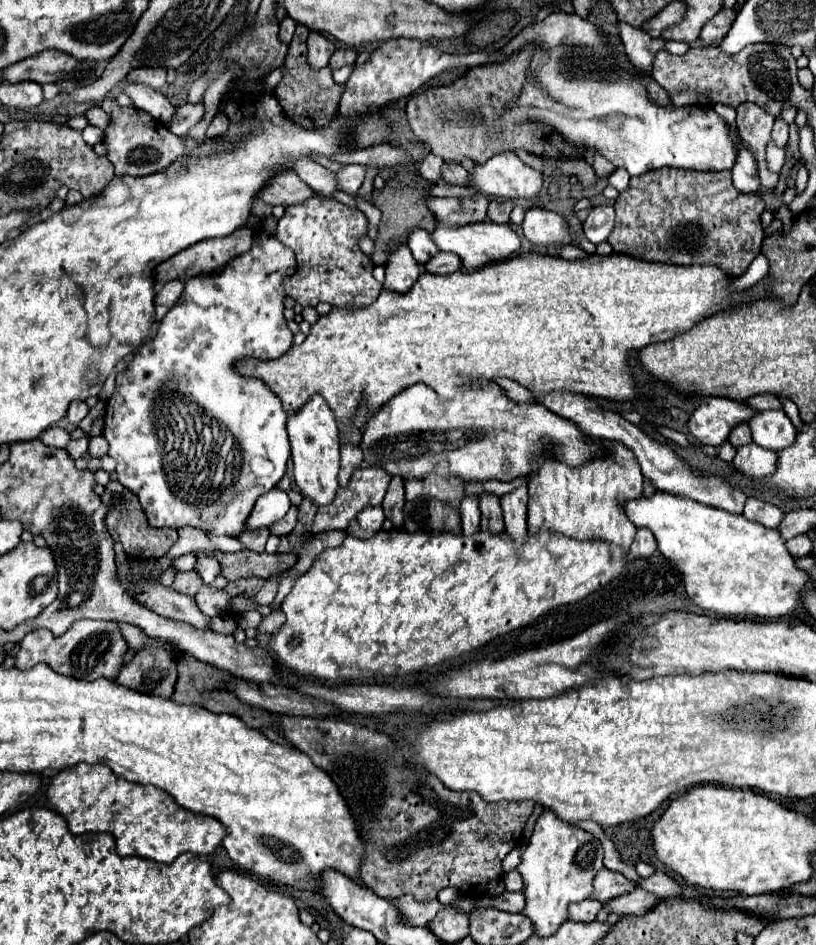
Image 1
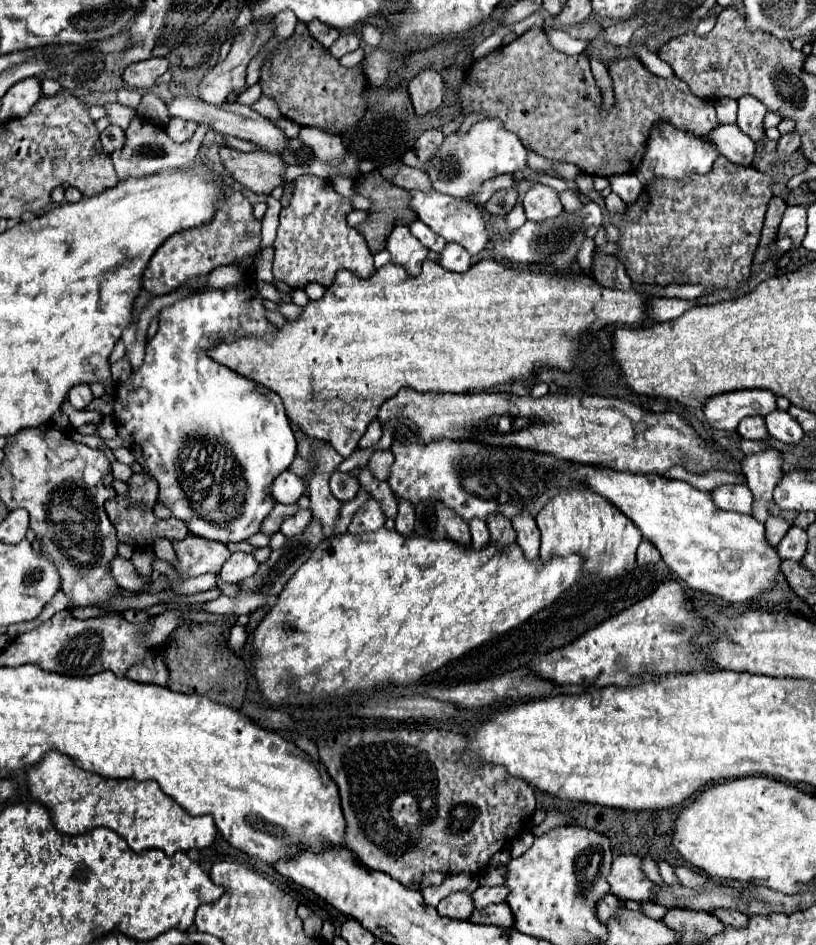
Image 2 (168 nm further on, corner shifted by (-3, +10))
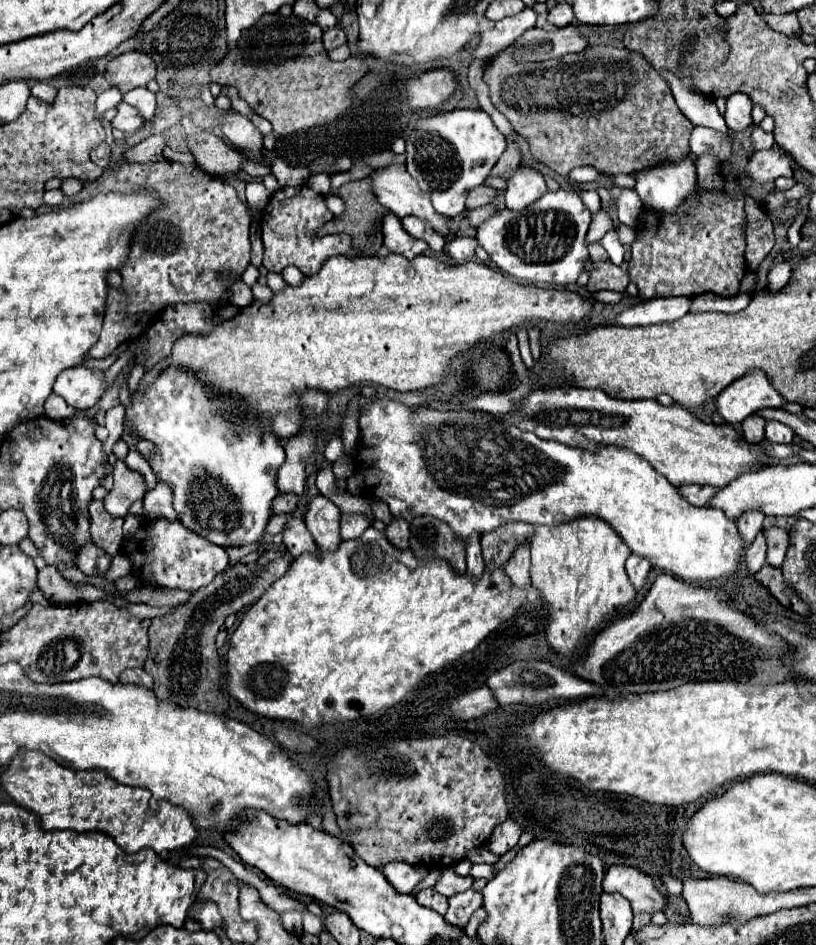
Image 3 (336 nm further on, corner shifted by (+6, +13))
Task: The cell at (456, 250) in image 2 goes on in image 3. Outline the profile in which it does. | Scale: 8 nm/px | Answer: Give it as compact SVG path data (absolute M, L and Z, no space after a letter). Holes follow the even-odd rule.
M455 237L447 245L447 253L455 263L467 263L467 261L475 259L477 247L479 247L479 243L473 237Z

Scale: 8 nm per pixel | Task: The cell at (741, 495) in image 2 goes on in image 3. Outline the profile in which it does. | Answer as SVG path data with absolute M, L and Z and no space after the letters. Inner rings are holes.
M689 483L689 485L681 485L677 487L679 489L679 495L689 501L691 505L707 505L707 501L717 493L715 487L701 487L701 485L695 485L695 483Z

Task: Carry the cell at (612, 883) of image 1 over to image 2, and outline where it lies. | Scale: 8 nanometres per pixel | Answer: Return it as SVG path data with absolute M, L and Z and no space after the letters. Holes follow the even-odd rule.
M622 854L612 862L612 870L608 874L610 892L622 900L646 902L652 900L652 884L644 872L640 870L640 858L634 854Z

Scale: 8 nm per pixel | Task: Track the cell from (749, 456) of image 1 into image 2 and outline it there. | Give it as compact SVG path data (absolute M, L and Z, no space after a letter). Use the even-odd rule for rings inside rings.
M776 448L748 454L742 460L742 472L746 476L748 488L756 496L756 510L752 512L752 516L760 522L766 522L768 502L772 500L772 492L784 476L782 462L782 452Z

